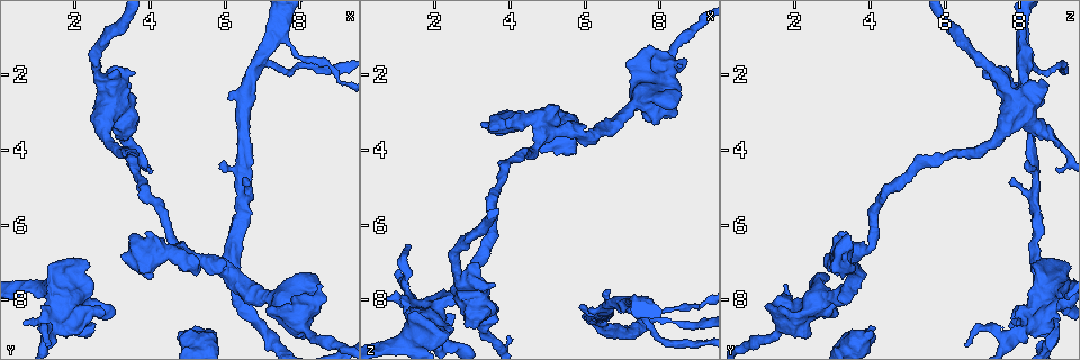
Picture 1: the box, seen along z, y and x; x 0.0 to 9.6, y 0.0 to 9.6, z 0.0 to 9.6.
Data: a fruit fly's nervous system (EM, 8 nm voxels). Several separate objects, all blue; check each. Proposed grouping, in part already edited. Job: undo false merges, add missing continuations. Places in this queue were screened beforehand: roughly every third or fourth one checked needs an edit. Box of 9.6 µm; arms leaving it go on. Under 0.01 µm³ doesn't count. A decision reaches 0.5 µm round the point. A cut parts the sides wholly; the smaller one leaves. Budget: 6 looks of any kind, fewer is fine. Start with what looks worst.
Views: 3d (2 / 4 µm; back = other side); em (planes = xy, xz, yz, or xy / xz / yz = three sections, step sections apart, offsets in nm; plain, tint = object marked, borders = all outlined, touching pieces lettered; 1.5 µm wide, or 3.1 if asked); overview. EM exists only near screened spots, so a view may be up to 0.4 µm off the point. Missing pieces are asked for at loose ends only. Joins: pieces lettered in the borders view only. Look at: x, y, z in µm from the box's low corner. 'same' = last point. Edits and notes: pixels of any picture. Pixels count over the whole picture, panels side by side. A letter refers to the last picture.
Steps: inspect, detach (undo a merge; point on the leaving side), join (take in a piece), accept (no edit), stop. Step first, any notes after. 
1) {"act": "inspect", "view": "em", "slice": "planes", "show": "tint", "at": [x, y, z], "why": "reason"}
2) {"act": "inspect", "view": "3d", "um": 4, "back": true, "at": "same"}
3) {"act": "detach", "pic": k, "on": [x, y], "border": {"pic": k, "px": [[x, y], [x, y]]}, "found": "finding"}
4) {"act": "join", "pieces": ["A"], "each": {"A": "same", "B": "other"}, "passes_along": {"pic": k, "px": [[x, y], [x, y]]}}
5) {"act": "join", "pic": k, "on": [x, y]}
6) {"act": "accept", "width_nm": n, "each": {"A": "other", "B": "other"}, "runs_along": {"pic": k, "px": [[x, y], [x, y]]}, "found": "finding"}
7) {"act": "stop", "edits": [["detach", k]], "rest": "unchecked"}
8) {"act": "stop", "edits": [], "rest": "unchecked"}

{"act": "inspect", "view": "3d", "um": 2, "at": [5.35, 7.25, 3.15], "why": "an open end"}

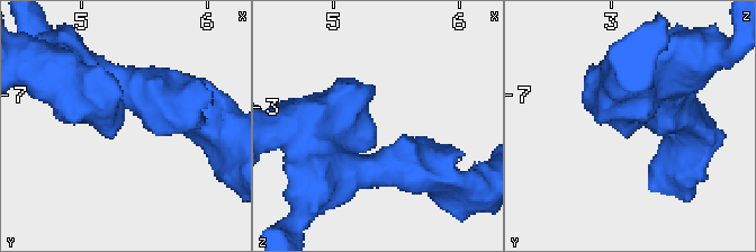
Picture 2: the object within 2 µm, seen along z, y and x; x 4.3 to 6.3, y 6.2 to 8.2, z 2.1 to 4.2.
{"act": "inspect", "view": "em", "slice": "xy", "step": 8, "show": "borders", "at": [5.28, 7.26, 3.20]}

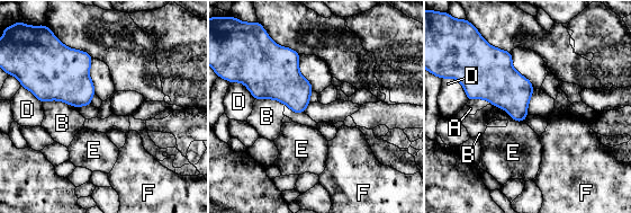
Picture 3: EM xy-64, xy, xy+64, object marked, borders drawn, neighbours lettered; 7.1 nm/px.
{"act": "accept", "each": {"A": "other", "B": "other", "D": "other", "E": "other", "F": "other"}, "found": "none of them fits"}

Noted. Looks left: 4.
{"act": "inspect", "view": "em", "slice": "xy", "step": 8, "show": "borders", "at": [0.65, 8.65, 7.90], "why": "branch stops here"}

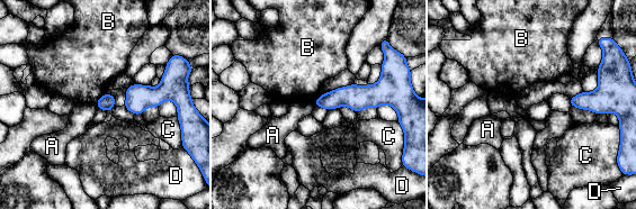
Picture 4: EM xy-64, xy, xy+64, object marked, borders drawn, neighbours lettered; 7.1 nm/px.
{"act": "inspect", "view": "em", "slice": "planes", "show": "borders", "at": "same"}

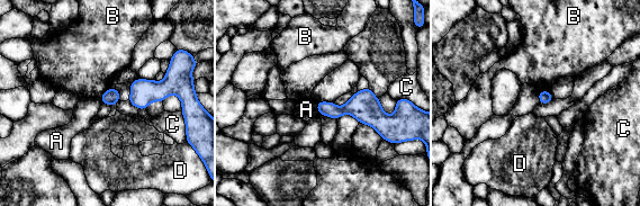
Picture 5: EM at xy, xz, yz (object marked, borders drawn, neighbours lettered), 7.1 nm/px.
{"act": "accept", "each": {"A": "other", "B": "other", "C": "other", "D": "other"}, "border": {"pic": 5, "px": [[316, 102], [318, 113]]}, "found": "no lettered piece goes on from it"}

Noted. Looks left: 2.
{"act": "inspect", "view": "em", "slice": "planes", "show": "tint", "at": [6.10, 2.60, 8.30], "why": "free end"}

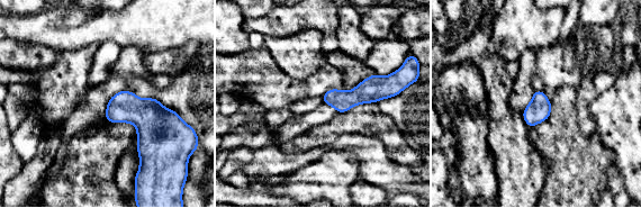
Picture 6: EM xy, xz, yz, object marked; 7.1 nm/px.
{"act": "inspect", "view": "em", "slice": "planes", "show": "borders", "at": "same"}

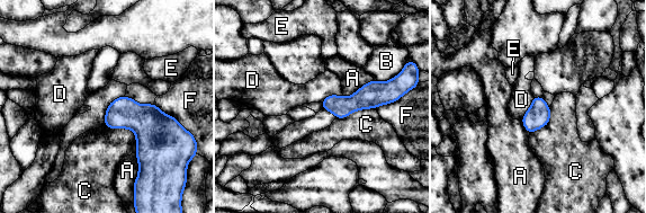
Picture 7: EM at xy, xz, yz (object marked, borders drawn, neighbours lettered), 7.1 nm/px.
{"act": "accept", "width_nm": 160, "each": {"A": "other", "B": "other", "C": "other", "D": "other", "E": "other", "F": "other"}, "found": "none of them fits"}

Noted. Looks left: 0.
{"act": "stop", "edits": [], "rest": "unchecked"}

